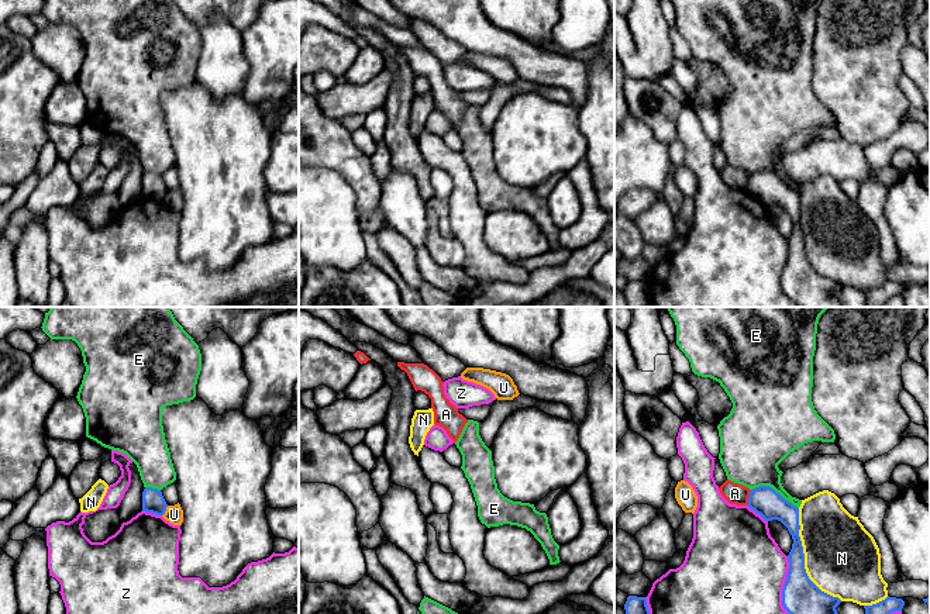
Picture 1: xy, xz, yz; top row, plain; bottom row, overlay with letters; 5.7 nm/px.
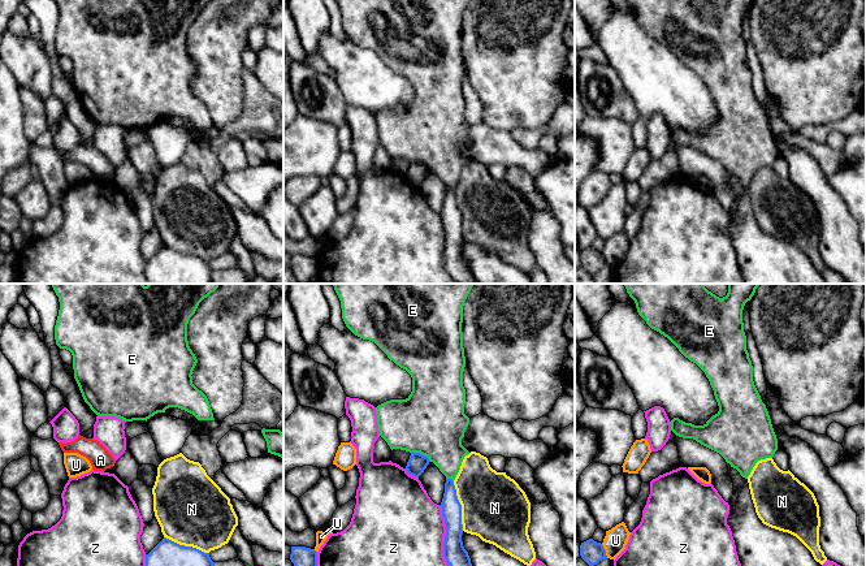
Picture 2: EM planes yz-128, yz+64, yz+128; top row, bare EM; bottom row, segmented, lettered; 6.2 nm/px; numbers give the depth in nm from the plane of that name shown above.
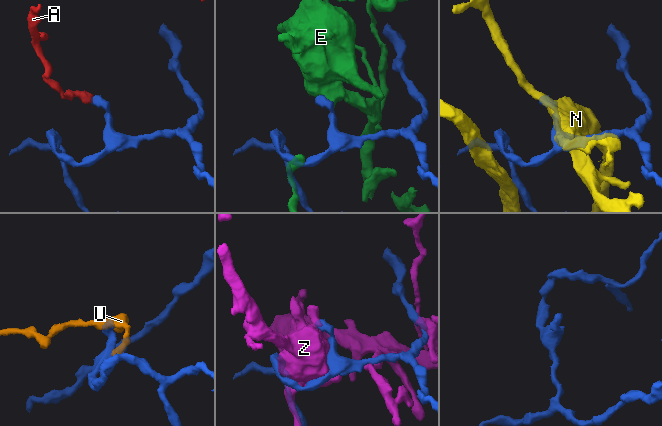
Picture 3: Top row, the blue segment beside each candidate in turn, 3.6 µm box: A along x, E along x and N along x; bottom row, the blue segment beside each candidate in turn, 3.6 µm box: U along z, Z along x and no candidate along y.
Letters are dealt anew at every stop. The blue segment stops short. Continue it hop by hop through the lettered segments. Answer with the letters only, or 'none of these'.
none of these

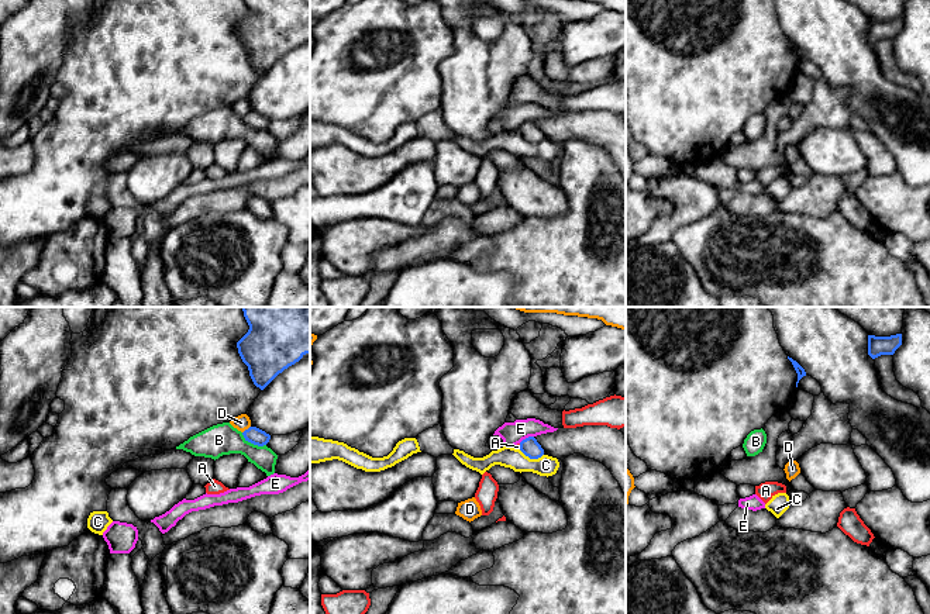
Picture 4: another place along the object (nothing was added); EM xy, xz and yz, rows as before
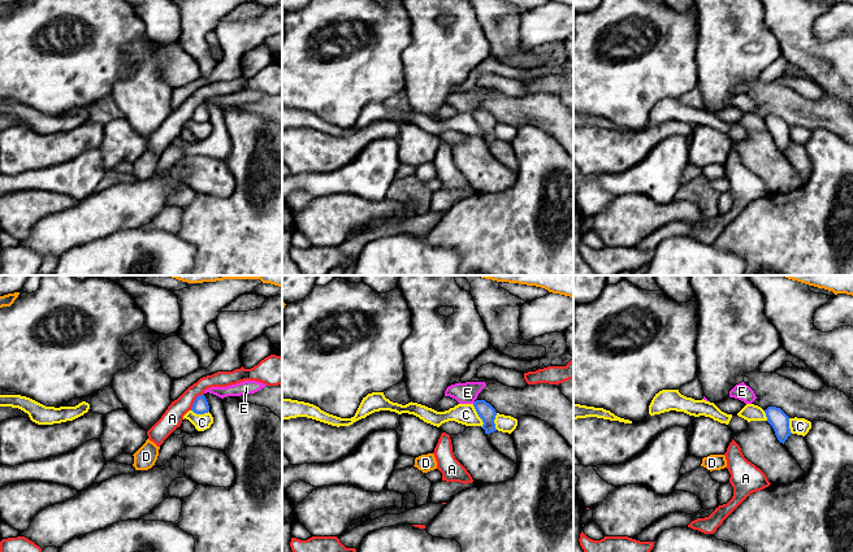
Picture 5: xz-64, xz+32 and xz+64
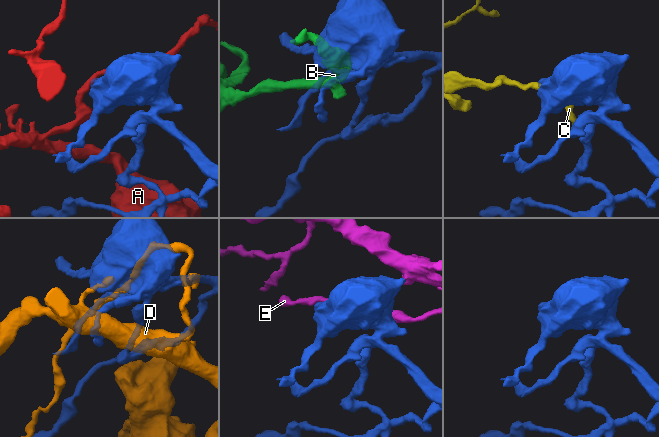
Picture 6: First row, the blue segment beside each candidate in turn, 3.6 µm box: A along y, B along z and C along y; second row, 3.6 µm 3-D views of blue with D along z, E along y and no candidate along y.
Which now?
E

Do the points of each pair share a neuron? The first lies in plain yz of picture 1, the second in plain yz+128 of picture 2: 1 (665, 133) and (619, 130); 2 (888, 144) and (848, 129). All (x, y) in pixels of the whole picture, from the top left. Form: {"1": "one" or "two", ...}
{"1": "two", "2": "one"}

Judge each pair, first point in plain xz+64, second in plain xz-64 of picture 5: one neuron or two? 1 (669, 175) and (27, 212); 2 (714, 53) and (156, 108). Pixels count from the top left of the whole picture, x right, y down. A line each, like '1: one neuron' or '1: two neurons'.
1: two neurons
2: one neuron

